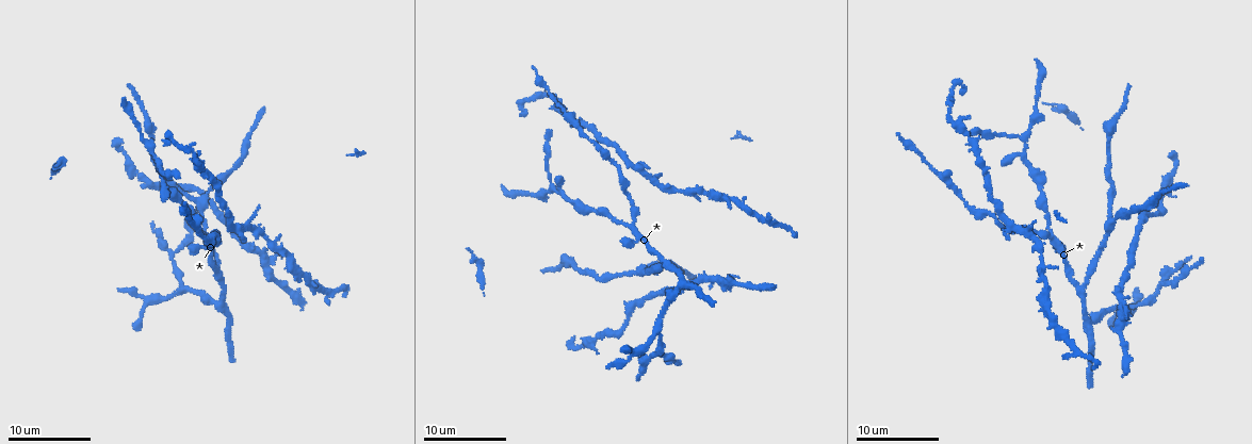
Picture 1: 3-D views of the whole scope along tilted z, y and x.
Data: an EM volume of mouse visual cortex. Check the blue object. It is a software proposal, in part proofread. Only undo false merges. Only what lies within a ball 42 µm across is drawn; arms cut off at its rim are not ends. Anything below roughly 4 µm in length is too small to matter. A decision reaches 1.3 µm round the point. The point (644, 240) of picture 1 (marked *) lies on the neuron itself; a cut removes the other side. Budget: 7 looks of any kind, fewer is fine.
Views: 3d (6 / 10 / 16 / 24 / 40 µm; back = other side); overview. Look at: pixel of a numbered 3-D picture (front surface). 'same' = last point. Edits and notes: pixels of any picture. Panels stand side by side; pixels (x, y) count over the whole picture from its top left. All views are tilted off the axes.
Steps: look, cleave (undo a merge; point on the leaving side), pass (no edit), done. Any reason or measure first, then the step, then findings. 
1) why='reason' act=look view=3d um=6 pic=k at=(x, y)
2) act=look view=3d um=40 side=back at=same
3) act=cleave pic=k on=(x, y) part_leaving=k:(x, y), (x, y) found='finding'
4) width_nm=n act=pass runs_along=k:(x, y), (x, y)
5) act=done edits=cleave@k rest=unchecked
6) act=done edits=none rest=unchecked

why='thin arm on a thick one' act=look view=3d um=16 pic=1 at=(617, 166)

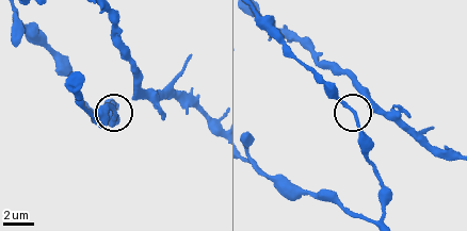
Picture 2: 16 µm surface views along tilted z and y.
act=look view=3d um=16 side=back pic=2 at=(114, 113)

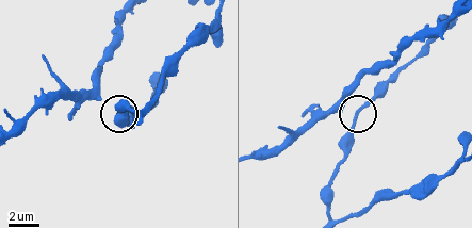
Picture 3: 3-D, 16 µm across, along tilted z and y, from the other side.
width_nm=180 act=pass runs_along=3:(328, 214), (344, 135), (359, 113), (388, 87) found='continuous, no second neuron'

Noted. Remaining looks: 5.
why='a fork' act=look view=3d um=10 pic=1 at=(247, 224)

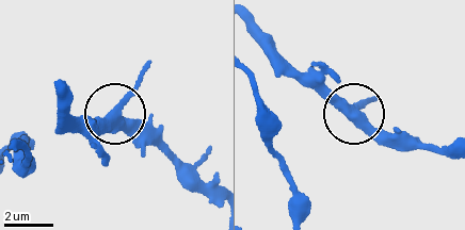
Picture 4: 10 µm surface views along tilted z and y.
act=pass runs_along=4:(292, 210), (255, 84), (290, 71), (353, 108), (375, 100) found='continuous, no second neuron'

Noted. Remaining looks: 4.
act=look view=3d um=10 pic=1 at=(1036, 108)

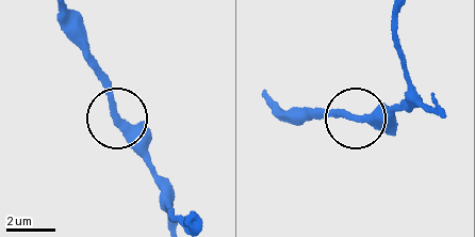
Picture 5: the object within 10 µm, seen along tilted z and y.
act=pass found='continuous, no second neuron'

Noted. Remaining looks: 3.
act=done edits=none rest=unchecked

